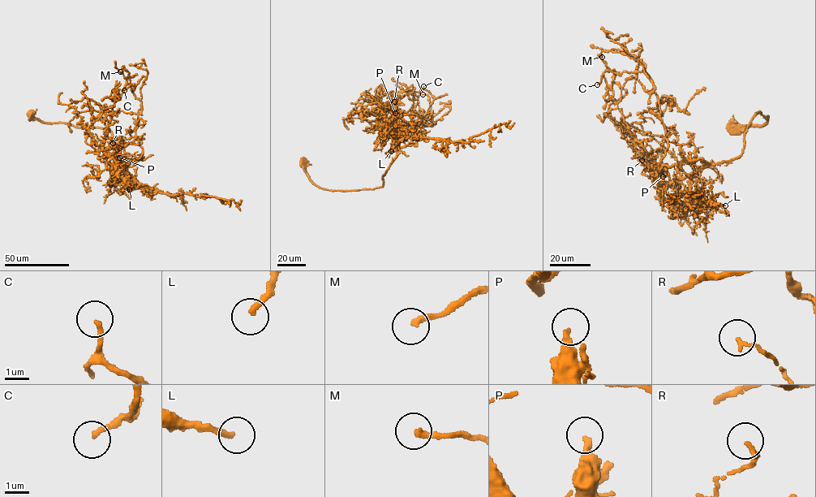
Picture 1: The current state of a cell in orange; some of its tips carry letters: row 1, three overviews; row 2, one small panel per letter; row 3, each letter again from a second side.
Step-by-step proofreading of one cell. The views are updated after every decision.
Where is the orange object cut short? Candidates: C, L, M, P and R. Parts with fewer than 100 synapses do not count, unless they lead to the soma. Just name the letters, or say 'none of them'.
none of them

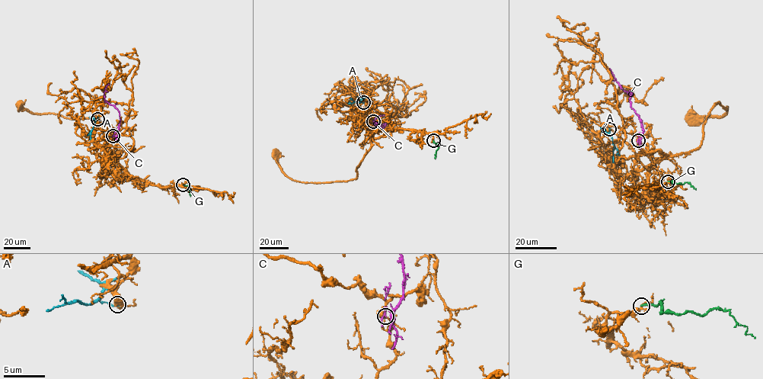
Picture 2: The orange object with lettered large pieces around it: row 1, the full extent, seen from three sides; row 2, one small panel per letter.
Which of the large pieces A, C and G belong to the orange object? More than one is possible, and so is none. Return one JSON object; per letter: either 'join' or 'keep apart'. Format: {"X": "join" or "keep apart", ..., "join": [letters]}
{"A": "keep apart", "C": "keep apart", "G": "keep apart", "join": []}

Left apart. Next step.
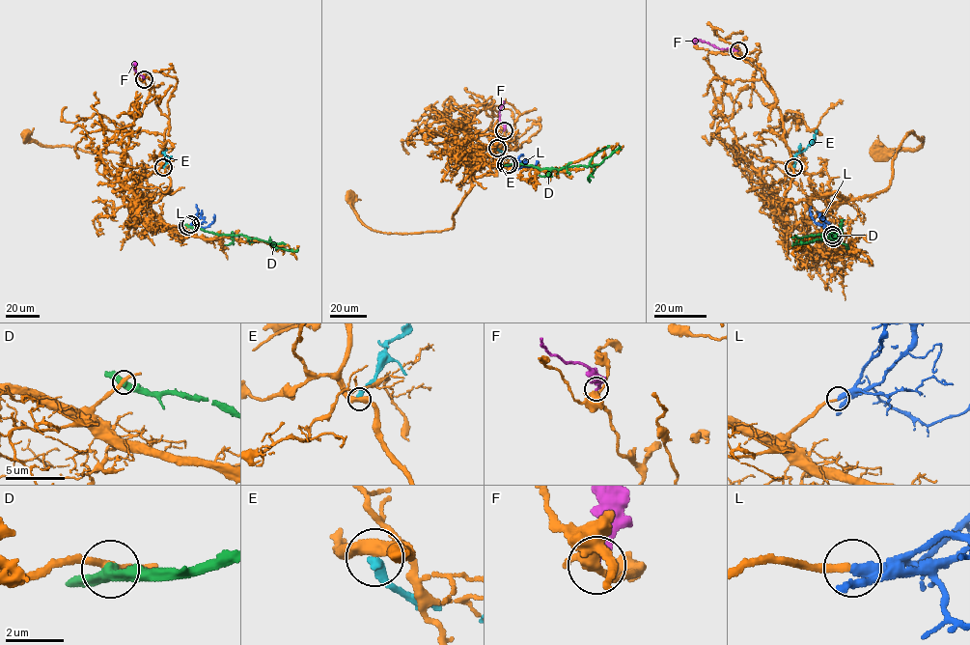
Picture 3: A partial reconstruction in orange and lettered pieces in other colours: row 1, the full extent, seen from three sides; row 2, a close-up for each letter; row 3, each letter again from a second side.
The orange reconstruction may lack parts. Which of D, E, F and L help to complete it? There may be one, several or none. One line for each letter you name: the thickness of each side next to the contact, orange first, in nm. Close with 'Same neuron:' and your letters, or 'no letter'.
L: calibres 240 and 300 nm
Same neuron: L

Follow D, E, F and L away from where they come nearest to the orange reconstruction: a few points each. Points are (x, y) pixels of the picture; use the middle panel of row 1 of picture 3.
D: (506, 164), (561, 169), (594, 166), (600, 164), (620, 145)
E: (497, 149), (502, 154), (500, 168), (503, 171)
F: (504, 130), (499, 116), (503, 102)
L: (509, 164), (516, 168), (533, 167), (538, 163)

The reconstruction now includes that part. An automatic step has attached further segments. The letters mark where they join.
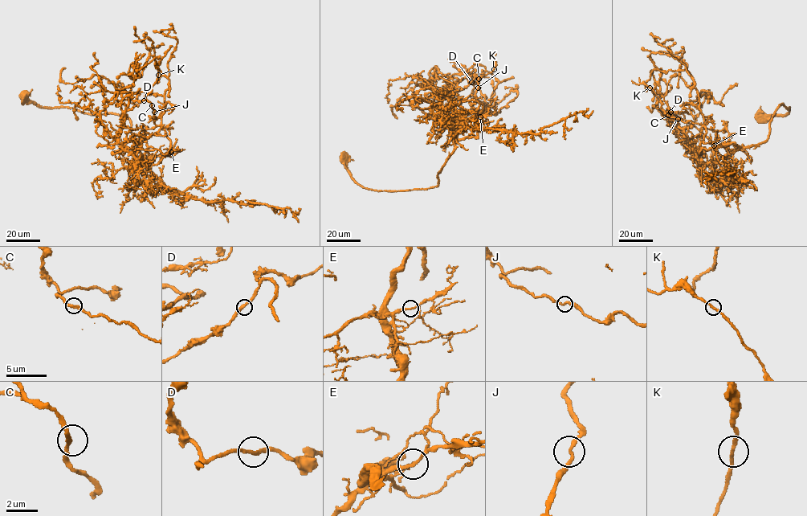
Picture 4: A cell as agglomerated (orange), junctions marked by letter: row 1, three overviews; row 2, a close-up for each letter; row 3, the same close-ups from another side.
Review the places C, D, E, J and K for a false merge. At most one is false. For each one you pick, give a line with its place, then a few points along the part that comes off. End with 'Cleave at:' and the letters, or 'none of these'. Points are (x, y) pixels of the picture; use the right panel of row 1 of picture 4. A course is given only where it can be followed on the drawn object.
Cleave at: none of these

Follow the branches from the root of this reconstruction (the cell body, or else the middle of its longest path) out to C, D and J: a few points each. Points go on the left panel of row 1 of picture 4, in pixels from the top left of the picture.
C: (24, 96), (41, 107), (125, 116), (139, 151), (151, 157), (146, 161), (152, 105)
D: (24, 96), (41, 107), (125, 116), (139, 151), (151, 157), (146, 161), (144, 131), (156, 118), (144, 100)
J: (24, 96), (41, 107), (125, 116), (139, 151), (151, 157), (146, 161), (143, 132), (155, 126), (154, 112)

